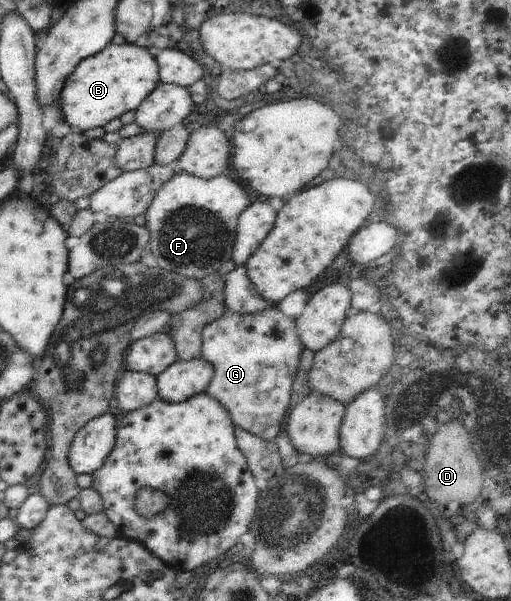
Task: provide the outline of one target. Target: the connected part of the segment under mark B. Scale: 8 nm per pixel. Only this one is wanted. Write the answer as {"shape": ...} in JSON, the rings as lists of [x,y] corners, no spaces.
{"shape":[[[126,41],[121,45],[109,42],[99,53],[79,62],[65,80],[59,98],[67,123],[84,132],[103,127],[131,109],[135,111],[159,83],[158,63],[148,47],[135,42]]]}

